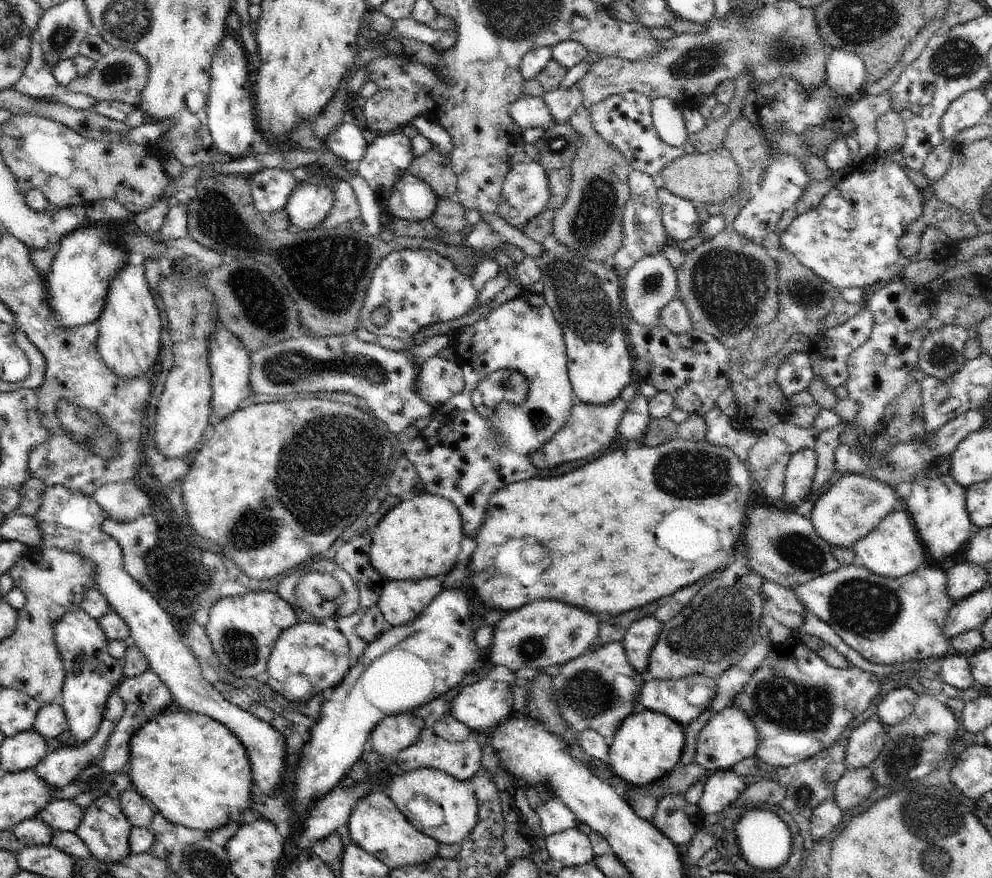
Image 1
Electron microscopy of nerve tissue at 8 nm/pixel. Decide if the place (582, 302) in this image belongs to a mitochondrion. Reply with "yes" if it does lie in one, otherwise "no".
yes

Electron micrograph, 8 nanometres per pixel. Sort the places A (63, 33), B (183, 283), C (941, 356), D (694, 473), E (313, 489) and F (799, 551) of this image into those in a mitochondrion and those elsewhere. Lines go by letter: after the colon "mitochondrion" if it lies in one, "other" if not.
A: mitochondrion
B: mitochondrion
C: mitochondrion
D: mitochondrion
E: mitochondrion
F: mitochondrion

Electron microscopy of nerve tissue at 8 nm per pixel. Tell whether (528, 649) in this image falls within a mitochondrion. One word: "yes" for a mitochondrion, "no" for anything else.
yes

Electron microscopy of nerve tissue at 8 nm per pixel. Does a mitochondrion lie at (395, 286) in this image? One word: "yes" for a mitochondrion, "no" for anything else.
no

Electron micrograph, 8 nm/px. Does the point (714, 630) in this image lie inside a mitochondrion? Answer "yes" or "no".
yes

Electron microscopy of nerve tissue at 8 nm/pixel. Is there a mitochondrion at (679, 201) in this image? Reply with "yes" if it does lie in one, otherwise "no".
no

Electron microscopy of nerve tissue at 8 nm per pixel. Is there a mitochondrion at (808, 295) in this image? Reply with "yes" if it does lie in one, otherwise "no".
yes

